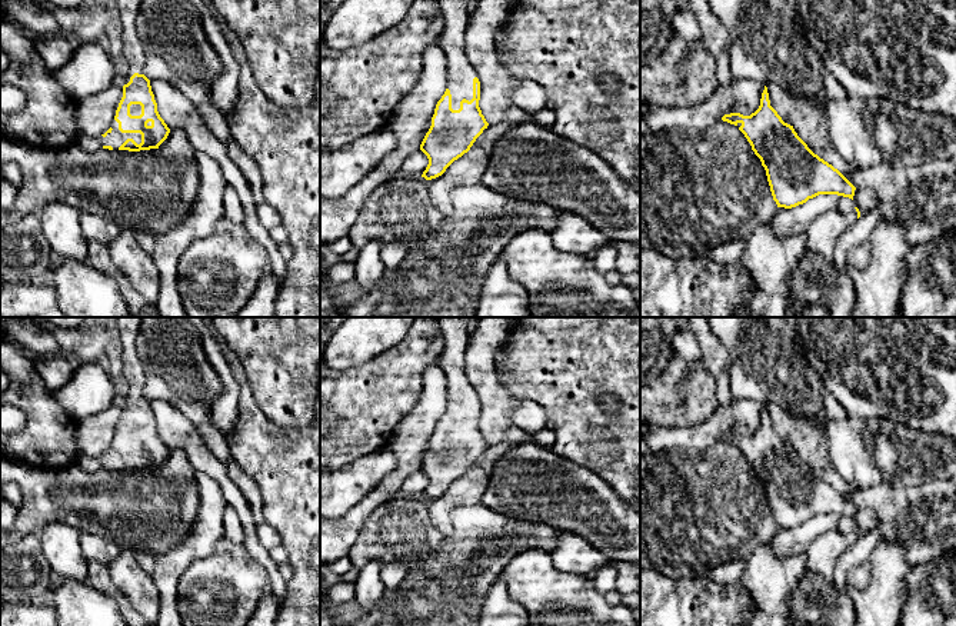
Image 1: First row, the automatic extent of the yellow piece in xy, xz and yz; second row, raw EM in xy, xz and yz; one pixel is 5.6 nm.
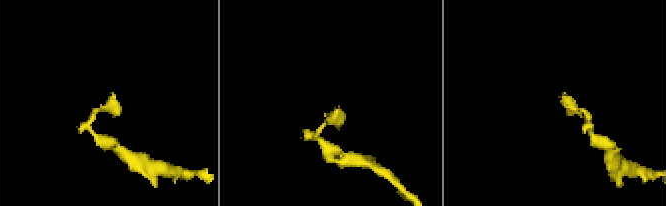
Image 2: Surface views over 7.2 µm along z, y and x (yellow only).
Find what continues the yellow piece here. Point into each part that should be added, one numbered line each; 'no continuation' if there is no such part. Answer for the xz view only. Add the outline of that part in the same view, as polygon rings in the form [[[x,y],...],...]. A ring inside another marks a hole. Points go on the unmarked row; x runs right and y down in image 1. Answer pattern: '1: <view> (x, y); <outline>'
1: xz (452, 363); [[[437,317],[443,334],[443,352],[437,369],[446,377],[447,409],[452,414],[452,429],[459,430],[463,419],[473,419],[473,399],[477,393],[466,377],[466,349],[469,346],[469,324],[463,317]]]

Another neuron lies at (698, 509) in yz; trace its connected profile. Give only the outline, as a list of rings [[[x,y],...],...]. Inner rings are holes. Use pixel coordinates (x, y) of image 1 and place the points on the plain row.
[[[720,440],[703,452],[640,456],[640,550],[663,576],[696,579],[719,565],[746,560],[777,529],[766,490],[737,446]]]

